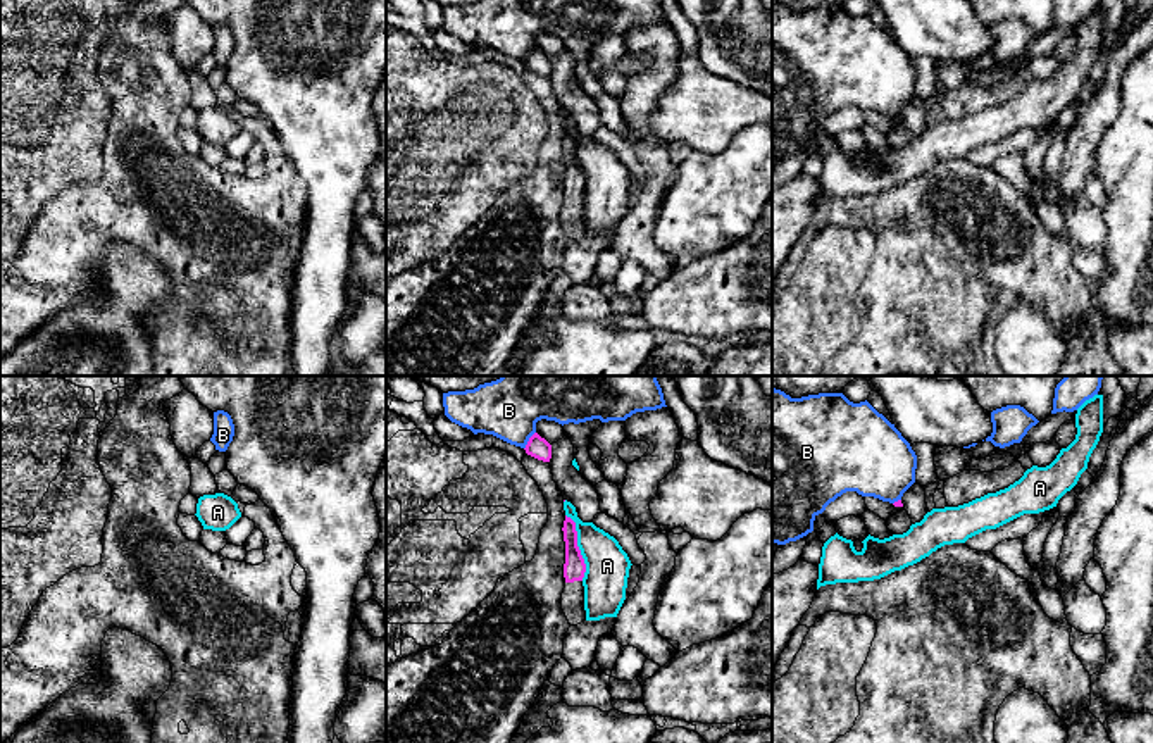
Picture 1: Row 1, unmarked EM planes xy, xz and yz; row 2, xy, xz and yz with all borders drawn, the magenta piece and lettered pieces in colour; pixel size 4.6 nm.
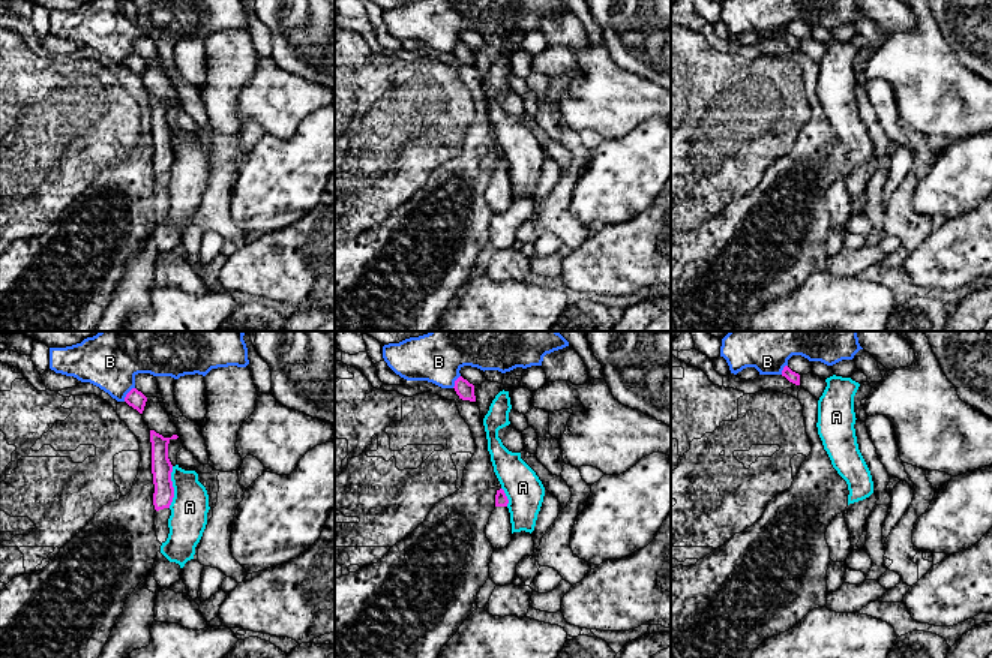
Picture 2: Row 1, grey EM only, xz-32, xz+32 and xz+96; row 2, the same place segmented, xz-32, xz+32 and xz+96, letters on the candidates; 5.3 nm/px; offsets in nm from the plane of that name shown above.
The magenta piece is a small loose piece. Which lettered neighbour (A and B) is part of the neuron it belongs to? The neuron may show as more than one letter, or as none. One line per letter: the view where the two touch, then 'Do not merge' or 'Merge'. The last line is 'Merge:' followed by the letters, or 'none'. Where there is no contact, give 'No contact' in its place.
A: Touches magenta in xz. Do not merge
B: Touches magenta in xz. Do not merge
Merge: none

